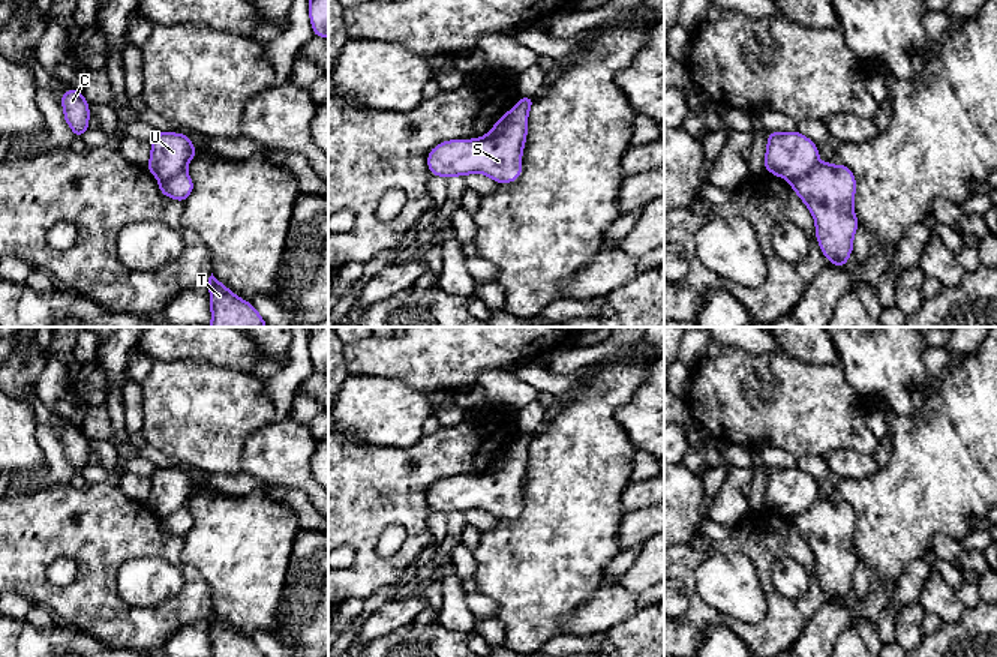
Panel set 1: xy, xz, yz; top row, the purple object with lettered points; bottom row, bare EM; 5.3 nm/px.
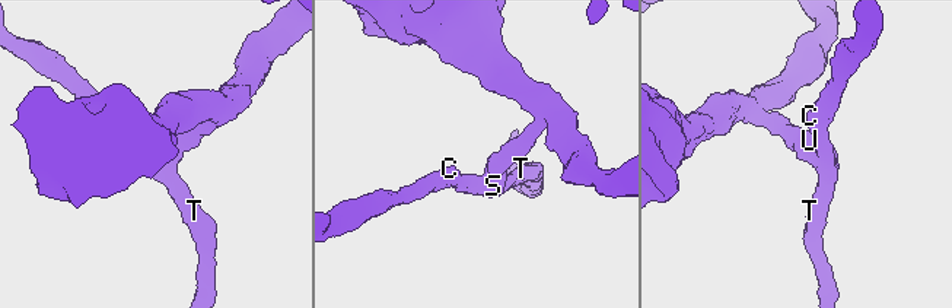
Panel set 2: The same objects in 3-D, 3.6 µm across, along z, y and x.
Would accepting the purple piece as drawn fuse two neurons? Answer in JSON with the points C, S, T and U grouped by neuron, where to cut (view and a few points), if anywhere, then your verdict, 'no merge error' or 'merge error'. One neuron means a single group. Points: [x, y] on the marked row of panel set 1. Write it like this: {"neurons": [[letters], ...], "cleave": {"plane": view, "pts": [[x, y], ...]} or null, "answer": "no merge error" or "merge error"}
{"neurons": [["C", "S", "T"], ["U"]], "cleave": {"plane": "xz", "pts": [[513, 108], [508, 120], [497, 132], [488, 135]]}, "answer": "merge error"}

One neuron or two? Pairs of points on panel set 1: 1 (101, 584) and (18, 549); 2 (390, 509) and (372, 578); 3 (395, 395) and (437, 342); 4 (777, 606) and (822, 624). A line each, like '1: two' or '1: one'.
1: one
2: one
3: two
4: two

